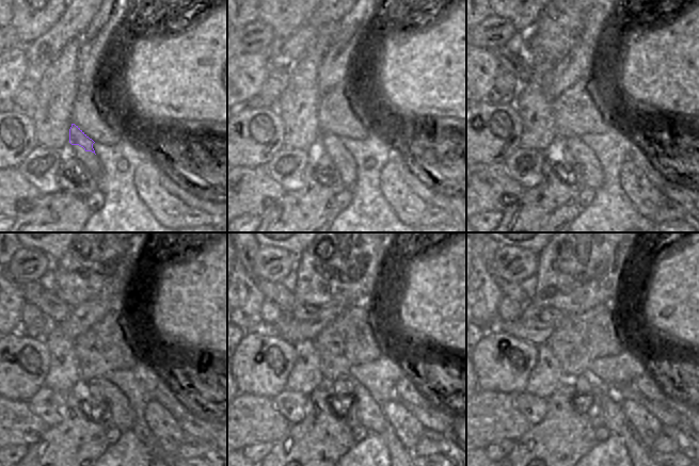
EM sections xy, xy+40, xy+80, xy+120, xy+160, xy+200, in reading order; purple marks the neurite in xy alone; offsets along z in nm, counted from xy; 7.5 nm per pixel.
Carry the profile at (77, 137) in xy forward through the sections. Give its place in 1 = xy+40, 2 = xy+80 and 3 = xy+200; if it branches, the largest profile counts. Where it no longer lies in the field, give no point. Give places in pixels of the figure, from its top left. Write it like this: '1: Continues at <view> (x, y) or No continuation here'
1: Continues at xy+40 (332, 144)
2: Continues at xy+80 (572, 143)
3: Continues at xy+200 (616, 421)

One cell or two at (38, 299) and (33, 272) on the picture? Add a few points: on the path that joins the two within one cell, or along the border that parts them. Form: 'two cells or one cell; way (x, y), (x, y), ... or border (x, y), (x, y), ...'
two cells; border (38, 280), (14, 282)

